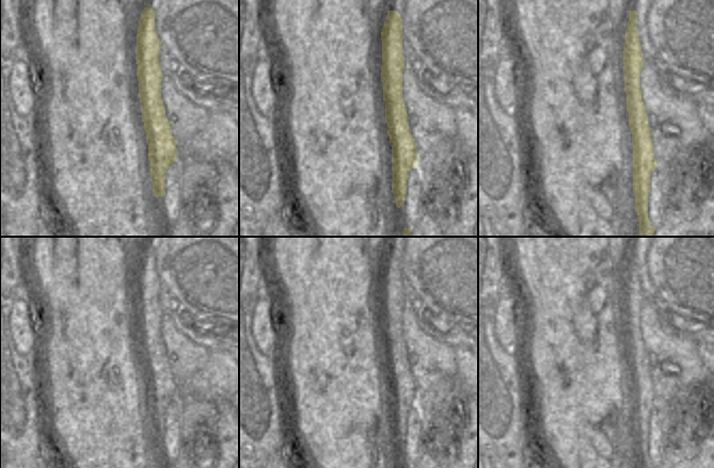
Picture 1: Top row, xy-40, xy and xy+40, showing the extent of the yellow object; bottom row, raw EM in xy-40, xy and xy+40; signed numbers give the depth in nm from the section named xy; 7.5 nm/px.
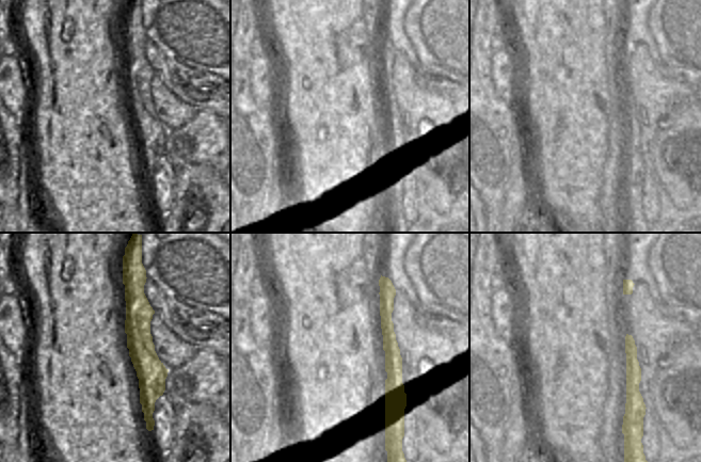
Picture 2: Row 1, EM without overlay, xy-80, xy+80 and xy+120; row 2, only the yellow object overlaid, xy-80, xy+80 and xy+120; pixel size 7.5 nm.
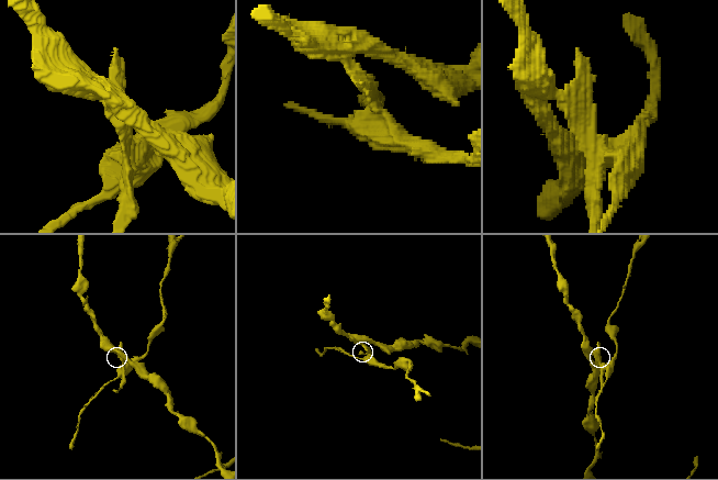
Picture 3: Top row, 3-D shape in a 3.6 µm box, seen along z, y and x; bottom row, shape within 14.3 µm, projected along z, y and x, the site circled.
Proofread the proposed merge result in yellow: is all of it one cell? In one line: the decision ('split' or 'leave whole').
split

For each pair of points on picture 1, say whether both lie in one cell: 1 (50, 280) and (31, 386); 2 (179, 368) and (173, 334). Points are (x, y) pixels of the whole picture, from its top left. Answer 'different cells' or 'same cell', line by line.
1: different cells
2: same cell

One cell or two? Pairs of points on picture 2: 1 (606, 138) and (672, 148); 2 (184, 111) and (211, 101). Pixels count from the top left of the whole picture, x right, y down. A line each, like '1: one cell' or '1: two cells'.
1: two cells
2: two cells

